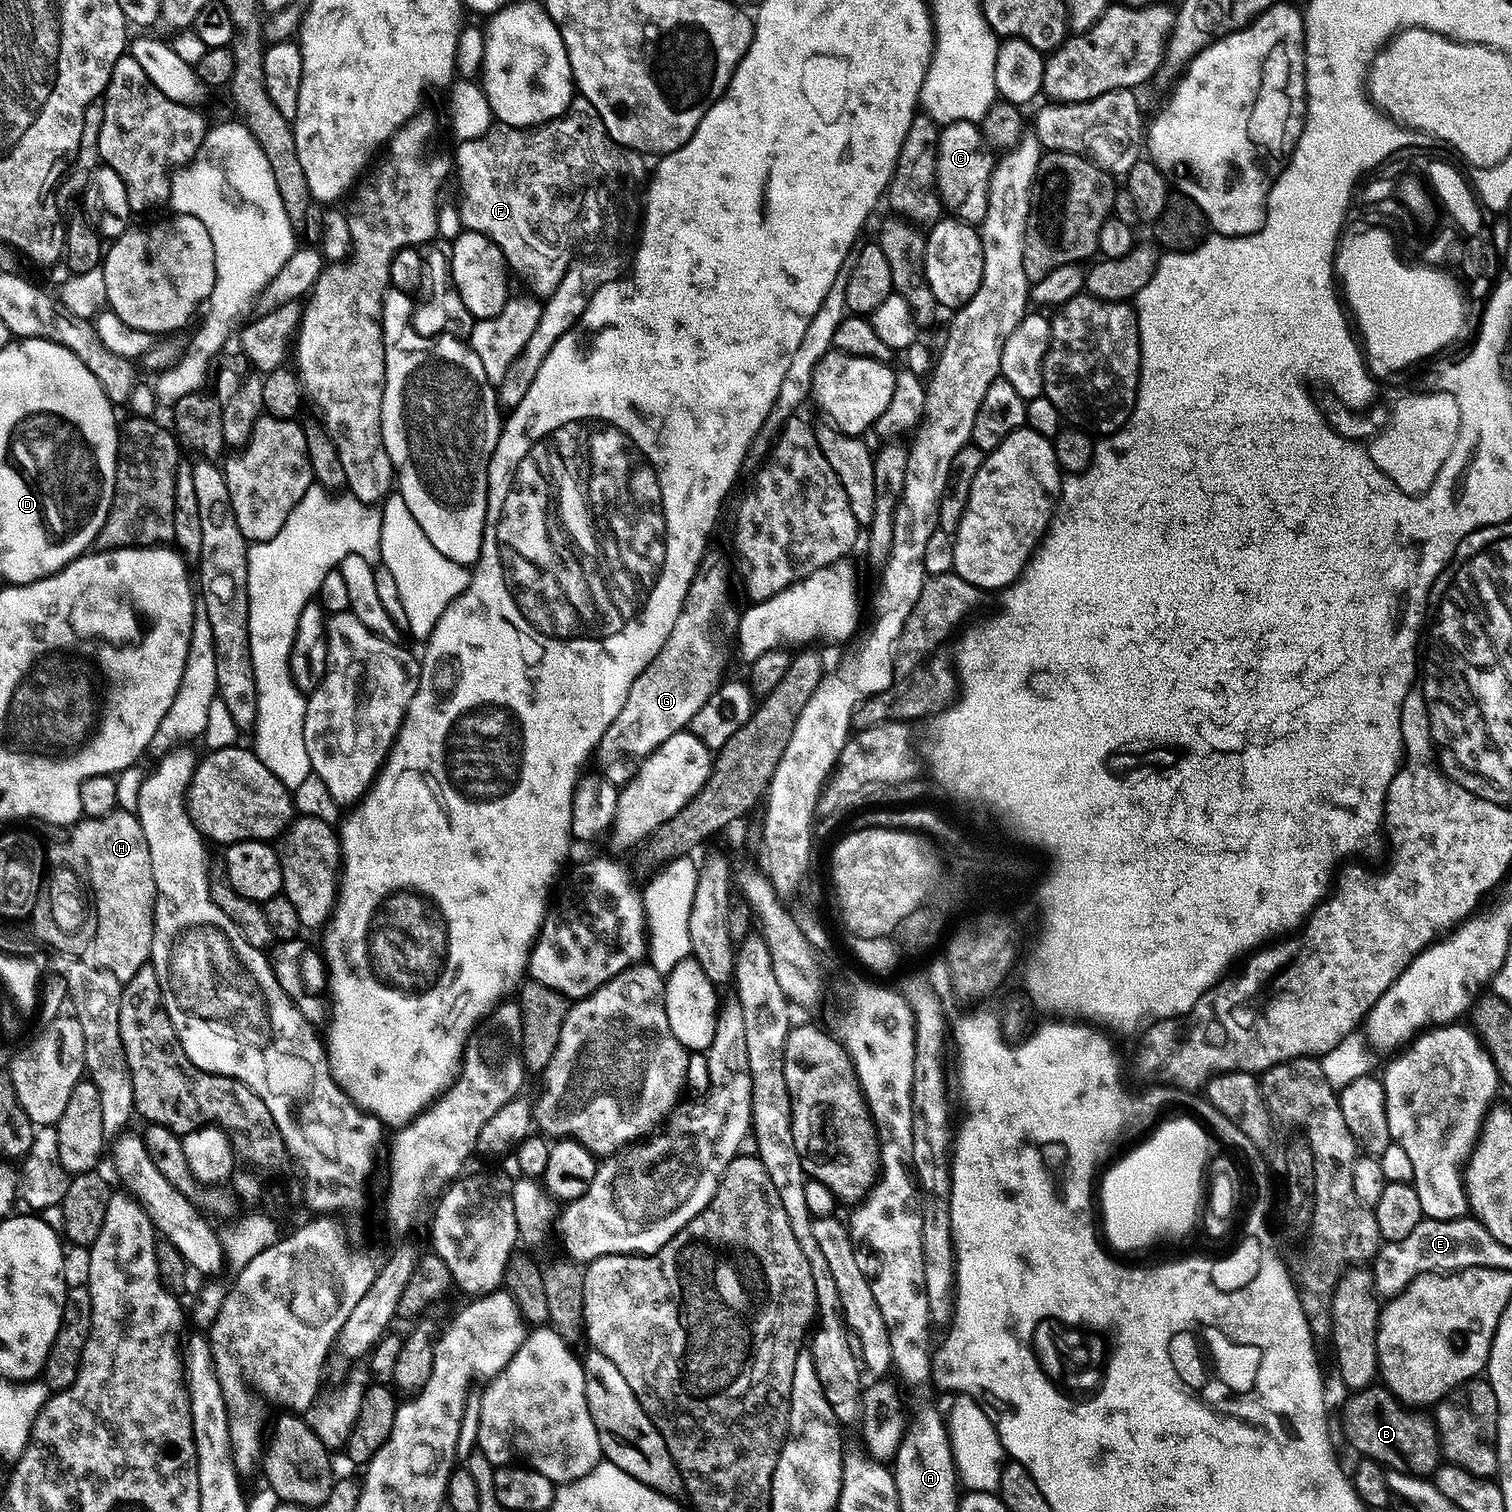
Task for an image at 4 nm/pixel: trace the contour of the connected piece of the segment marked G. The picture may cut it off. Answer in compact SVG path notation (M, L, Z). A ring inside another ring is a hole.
M701 563L697 568L696 576L692 579L692 585L689 586L684 599L682 610L678 614L678 622L674 622L674 630L670 630L670 638L666 638L662 650L653 658L651 664L646 666L646 670L638 674L638 678L630 686L628 697L618 718L610 722L606 734L602 734L598 749L599 755L620 756L623 752L628 756L636 756L635 758L650 755L654 749L662 746L662 742L666 742L666 738L685 731L691 725L694 714L698 714L698 710L711 698L721 683L720 663L724 660L723 652L728 640L730 644L728 623L731 620L733 623L737 619L738 612L737 609L732 609L728 602L728 584L723 566L708 563Z

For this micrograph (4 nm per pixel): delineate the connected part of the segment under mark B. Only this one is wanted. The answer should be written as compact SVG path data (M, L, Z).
M1369 1386L1353 1391L1349 1396L1352 1397L1342 1407L1345 1434L1350 1448L1361 1452L1361 1457L1378 1462L1385 1469L1393 1468L1425 1478L1441 1467L1441 1440L1437 1427L1420 1413L1423 1411L1409 1410L1383 1386Z

